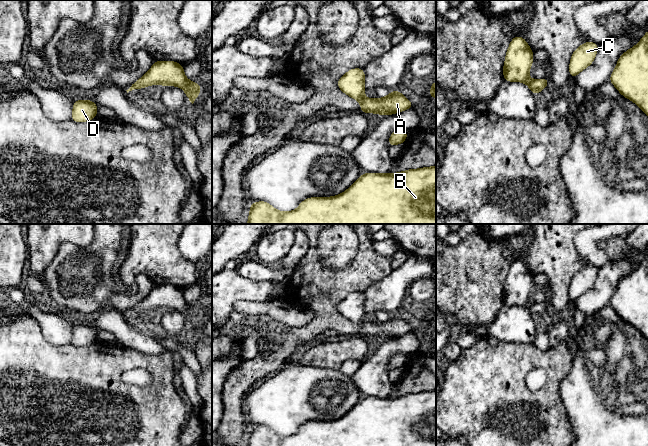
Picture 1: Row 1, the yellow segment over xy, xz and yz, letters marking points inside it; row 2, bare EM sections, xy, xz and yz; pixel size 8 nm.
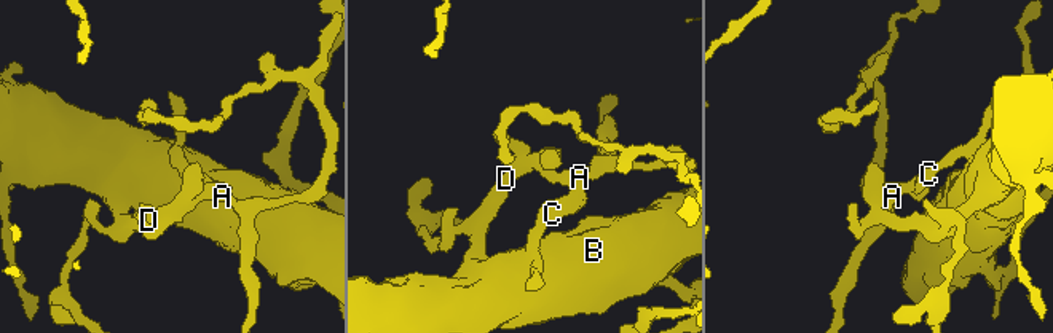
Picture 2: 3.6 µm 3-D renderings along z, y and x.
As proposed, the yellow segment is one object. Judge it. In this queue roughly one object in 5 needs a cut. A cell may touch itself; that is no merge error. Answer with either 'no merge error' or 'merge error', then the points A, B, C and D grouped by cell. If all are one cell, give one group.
no merge error | A B C D

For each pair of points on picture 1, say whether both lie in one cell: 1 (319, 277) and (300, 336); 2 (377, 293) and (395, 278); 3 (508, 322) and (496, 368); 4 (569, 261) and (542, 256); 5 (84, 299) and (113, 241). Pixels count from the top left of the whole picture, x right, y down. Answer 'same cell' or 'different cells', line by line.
1: same cell
2: same cell
3: different cells
4: same cell
5: same cell

